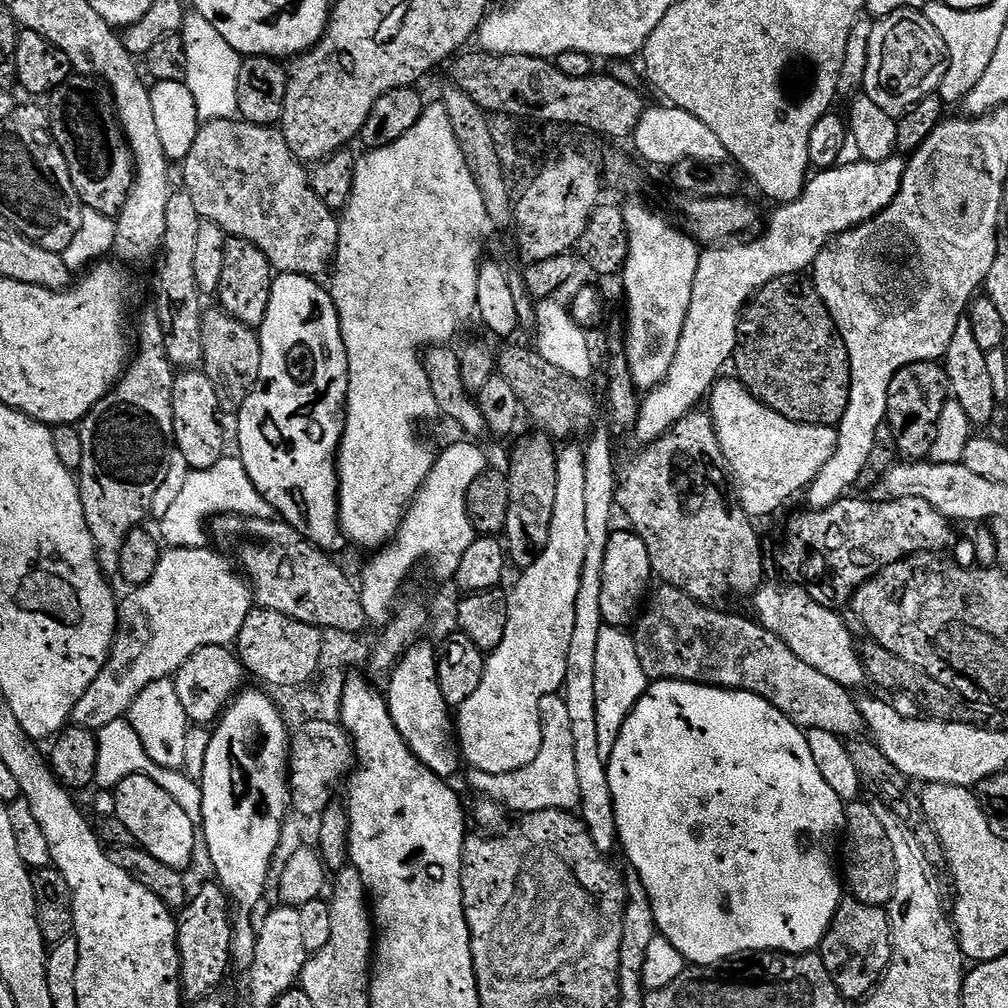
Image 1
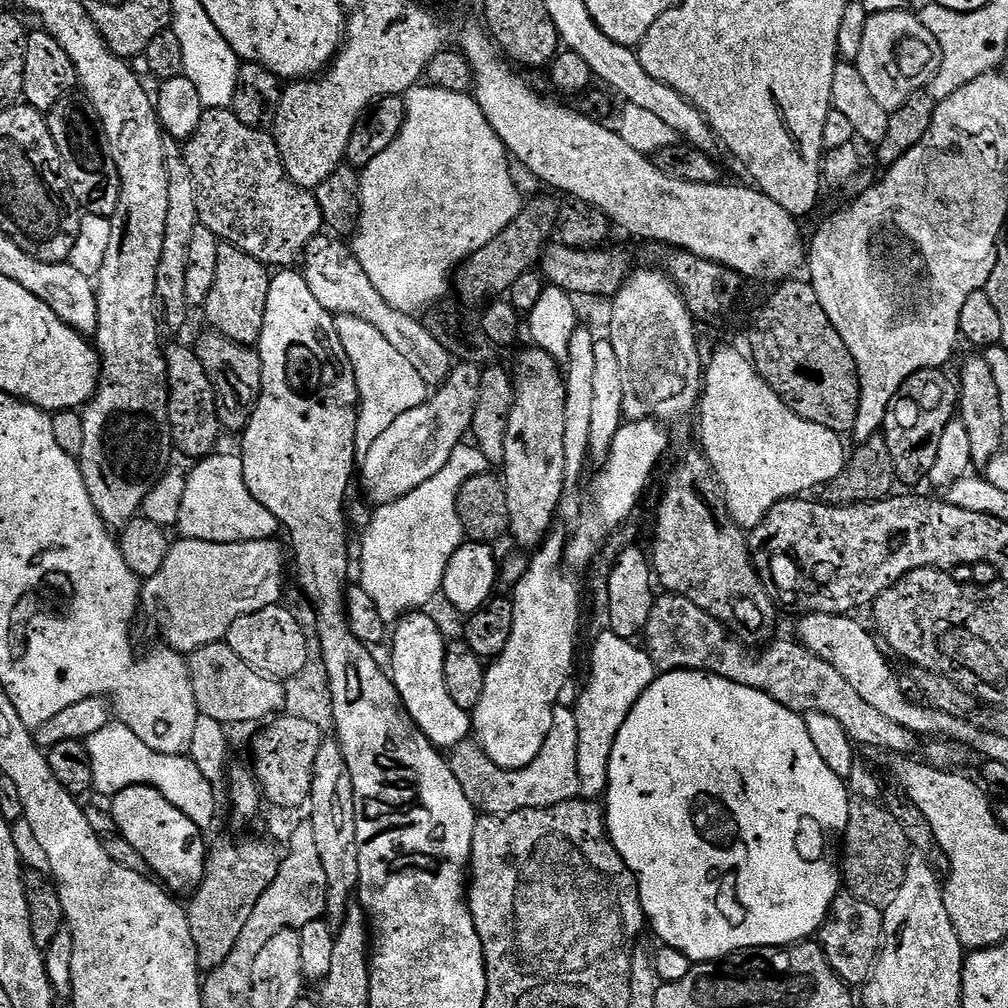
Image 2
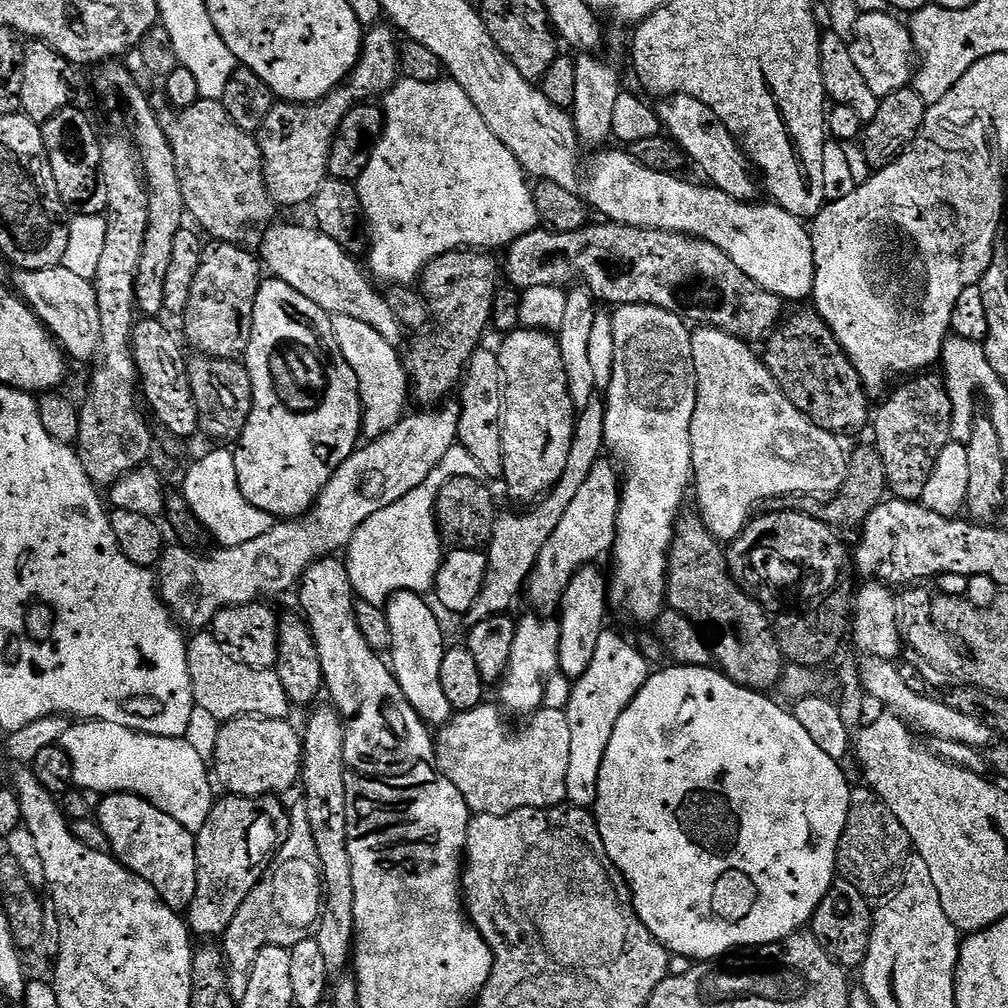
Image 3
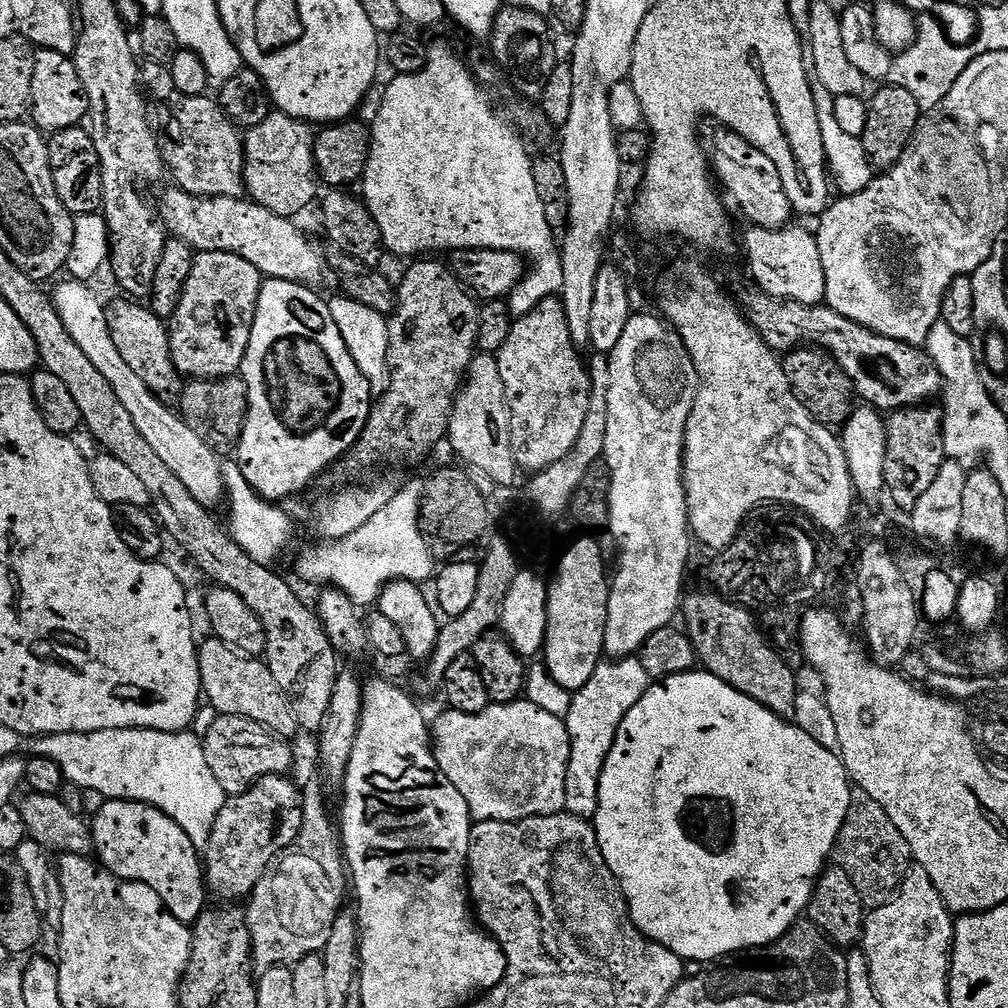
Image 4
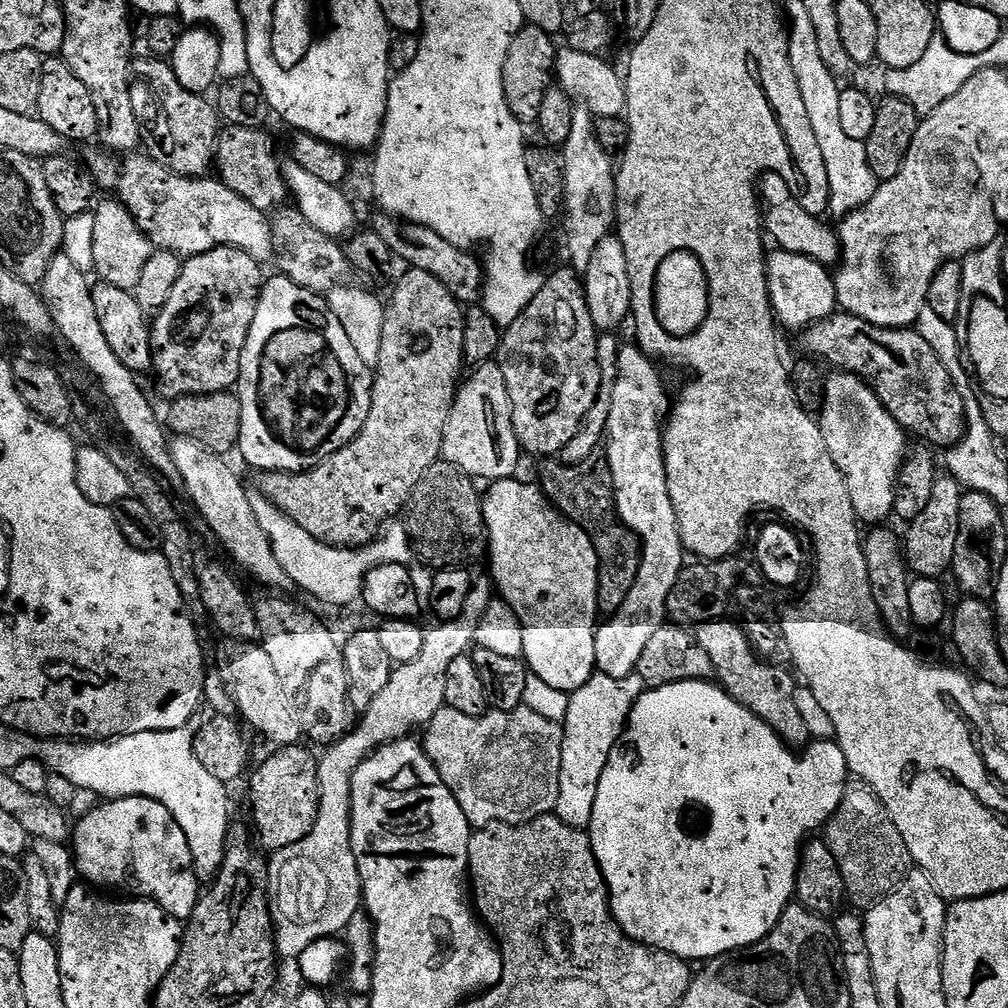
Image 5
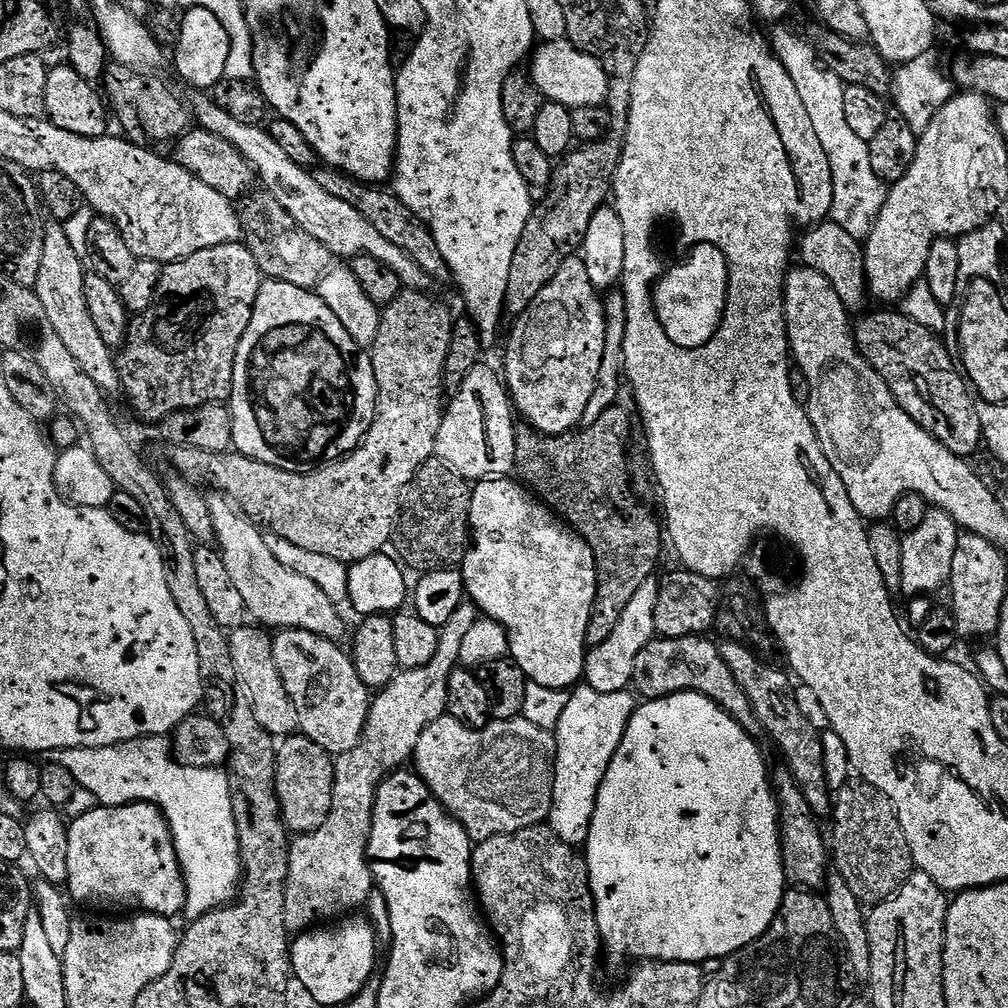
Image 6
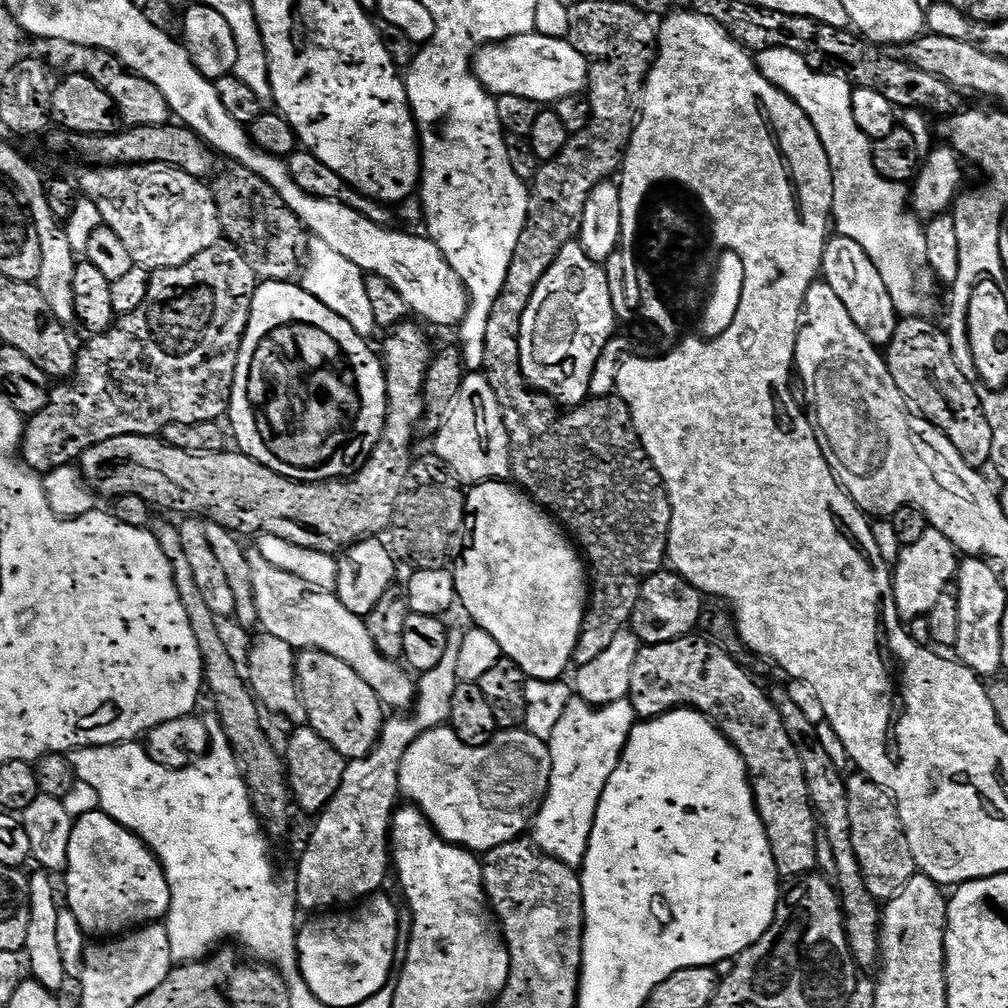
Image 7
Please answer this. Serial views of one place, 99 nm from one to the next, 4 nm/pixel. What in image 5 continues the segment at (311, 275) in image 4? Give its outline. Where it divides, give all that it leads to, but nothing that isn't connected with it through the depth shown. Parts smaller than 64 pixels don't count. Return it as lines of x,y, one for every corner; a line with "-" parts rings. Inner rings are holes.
107,150
99,151
92,152
86,157
88,171
91,172
97,185
103,191
104,188
108,191
105,193
114,194
115,199
124,204
126,210
130,210
130,214
136,219
136,225
144,231
153,249
174,252
181,258
206,254
215,248
241,248
243,252
261,262
267,262
272,252
274,256
269,217
254,206
250,206
246,198
234,194
234,190
227,188
219,178
179,176
166,170
166,166
154,162
147,154
128,154
121,158

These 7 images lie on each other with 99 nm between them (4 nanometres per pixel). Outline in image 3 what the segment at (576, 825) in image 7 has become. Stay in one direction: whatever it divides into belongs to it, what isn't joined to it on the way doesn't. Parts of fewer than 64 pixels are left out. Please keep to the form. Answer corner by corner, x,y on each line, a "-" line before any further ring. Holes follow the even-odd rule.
605,630
598,638
598,647
594,650
594,662
572,686
572,697
567,706
568,721
570,722
570,770
567,774
566,792
567,803
574,808
591,809
600,796
599,782
602,774
606,750
610,746
610,738
614,738
614,726
630,706
632,699
642,690
648,681
650,665
646,658
642,658
639,647
628,640
623,640
618,633

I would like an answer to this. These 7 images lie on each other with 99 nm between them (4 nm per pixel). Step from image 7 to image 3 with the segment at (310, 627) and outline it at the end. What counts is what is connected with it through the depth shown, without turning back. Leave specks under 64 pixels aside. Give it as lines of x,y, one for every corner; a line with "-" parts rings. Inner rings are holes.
63,266
37,272
24,270
19,274
21,275
19,291
23,299
44,321
48,331
63,345
73,361
88,360
95,352
97,355
101,351
104,342
102,314
98,308
96,286
93,281
73,274
69,268

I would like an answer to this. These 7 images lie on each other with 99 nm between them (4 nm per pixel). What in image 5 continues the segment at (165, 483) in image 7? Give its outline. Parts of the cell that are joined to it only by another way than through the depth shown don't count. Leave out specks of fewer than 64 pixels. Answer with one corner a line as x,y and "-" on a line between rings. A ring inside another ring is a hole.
408,268
401,274
400,281
398,280
399,276
395,281
395,284
397,284
396,289
392,292
392,297
387,297
386,300
382,342
380,343
378,362
374,366
370,414
366,418
360,433
345,448
338,450
332,456
327,456
321,464
308,469
307,472
260,472
257,475
255,491
259,495
265,496
274,506
278,506
278,510
282,510
282,514
286,514
286,518
298,522
298,526
302,526
302,530
306,530
306,534
318,538
323,544
333,544
335,548
363,548
377,539
385,525
395,517
392,515
399,508
401,511
407,505
408,499
412,496
414,486
418,486
418,478
422,478
422,474
426,474
426,470
430,470
430,466
434,466
437,460
441,459
444,450
446,418
450,418
452,404
456,401
456,390
462,380
460,371
465,371
466,368
463,356
465,309
456,301
454,294
450,294
450,290
446,290
446,286
442,286
442,282
438,282
438,278
426,274
426,270

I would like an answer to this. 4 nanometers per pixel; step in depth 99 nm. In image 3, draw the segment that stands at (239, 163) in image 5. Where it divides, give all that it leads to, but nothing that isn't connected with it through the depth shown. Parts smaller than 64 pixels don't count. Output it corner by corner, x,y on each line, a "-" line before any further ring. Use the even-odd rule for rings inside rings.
373,27
369,31
372,33
363,37
362,53
356,69
345,83
333,88
330,95
324,96
314,104
280,102
270,110
266,122
260,128
258,139
264,155
268,193
277,205
311,205
315,201
318,190
330,179
328,163
332,147
346,116
357,104
387,93
401,75
401,45
396,44
397,33
391,27
384,27

